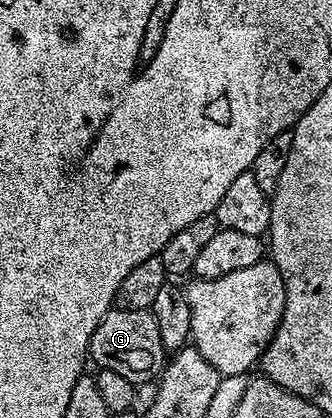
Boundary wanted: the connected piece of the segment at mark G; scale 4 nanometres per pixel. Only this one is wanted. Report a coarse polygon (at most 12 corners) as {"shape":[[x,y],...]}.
{"shape":[[113,308],[88,344],[93,367],[151,382],[166,352],[149,311]]}

